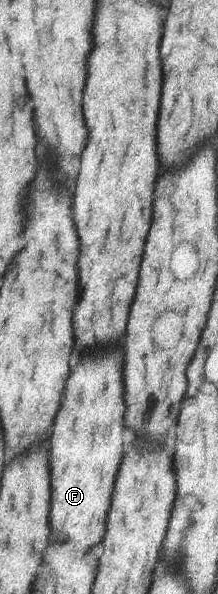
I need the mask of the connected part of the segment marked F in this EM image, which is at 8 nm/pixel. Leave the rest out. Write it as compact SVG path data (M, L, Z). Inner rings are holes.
M108 349L106 351L96 351L94 355L84 355L80 357L80 363L72 369L72 377L68 379L68 389L66 389L66 395L64 395L64 405L56 417L56 425L54 425L54 433L51 433L50 445L50 469L52 474L52 505L50 513L50 529L52 530L52 538L58 539L58 535L62 537L70 537L80 549L94 549L94 545L100 545L103 543L103 537L107 532L107 519L108 512L112 507L112 496L114 493L116 478L124 459L124 417L126 417L126 401L124 401L124 373L122 373L122 363L120 363L120 355L118 355L118 349L114 349L110 355L108 355Z

